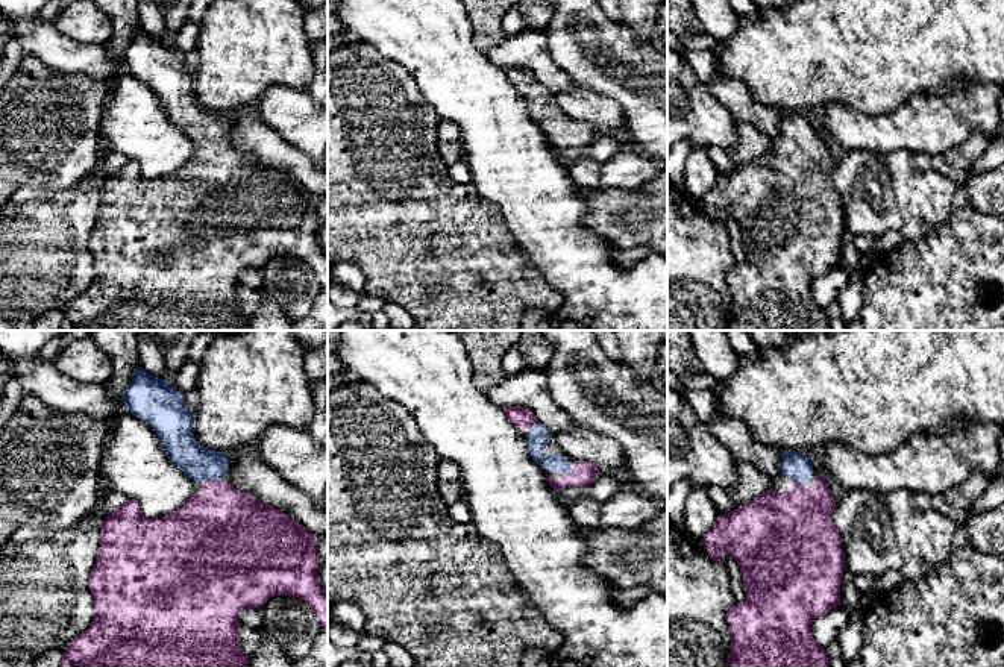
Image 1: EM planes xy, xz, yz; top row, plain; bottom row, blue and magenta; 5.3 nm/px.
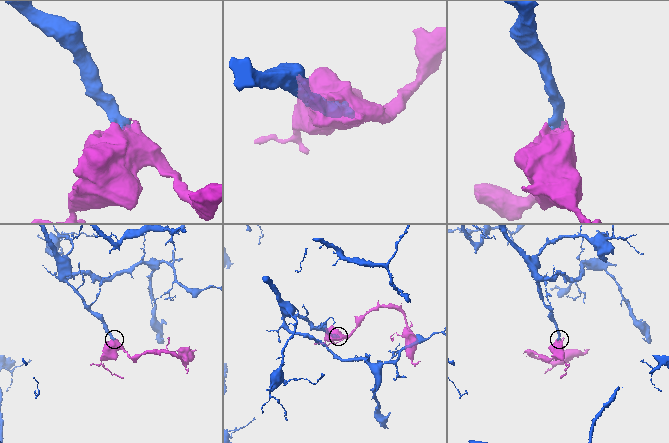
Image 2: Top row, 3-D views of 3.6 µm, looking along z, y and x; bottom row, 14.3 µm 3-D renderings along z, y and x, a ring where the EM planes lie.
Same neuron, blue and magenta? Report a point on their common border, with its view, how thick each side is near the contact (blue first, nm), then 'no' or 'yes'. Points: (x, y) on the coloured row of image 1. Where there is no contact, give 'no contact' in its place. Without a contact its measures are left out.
contact xy (216, 479); calibres 180 and 400 nm; yes

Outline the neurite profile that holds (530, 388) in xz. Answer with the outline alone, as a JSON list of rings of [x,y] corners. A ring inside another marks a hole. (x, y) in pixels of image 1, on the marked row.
[[[526,368],[516,376],[505,376],[490,387],[485,396],[500,409],[528,408],[552,435],[563,434],[575,424],[572,417],[552,400],[544,368]]]

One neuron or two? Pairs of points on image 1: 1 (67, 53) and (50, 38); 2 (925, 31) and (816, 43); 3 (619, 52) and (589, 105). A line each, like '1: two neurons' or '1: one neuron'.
1: one neuron
2: one neuron
3: two neurons

